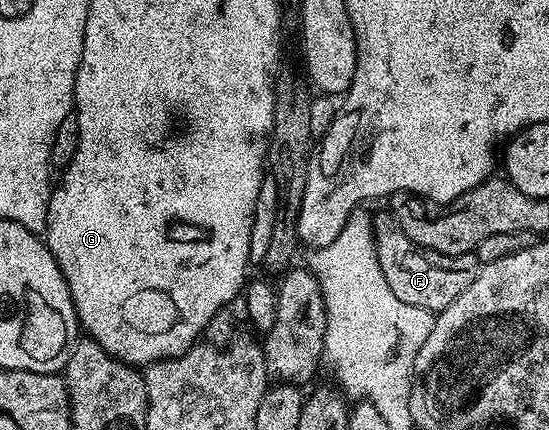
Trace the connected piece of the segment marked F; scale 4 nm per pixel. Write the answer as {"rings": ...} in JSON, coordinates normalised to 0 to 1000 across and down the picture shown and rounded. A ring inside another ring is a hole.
{"rings":[[[710,495],[681,502],[679,540],[694,635],[701,635],[709,672],[716,672],[716,684],[738,700],[738,709],[760,709],[776,723],[798,728],[825,709],[825,700],[832,700],[832,691],[840,691],[840,681],[847,681],[847,672],[854,672],[869,644],[876,614],[863,588],[805,593],[794,584],[774,584],[756,572],[745,551],[738,551],[727,516]]]}

